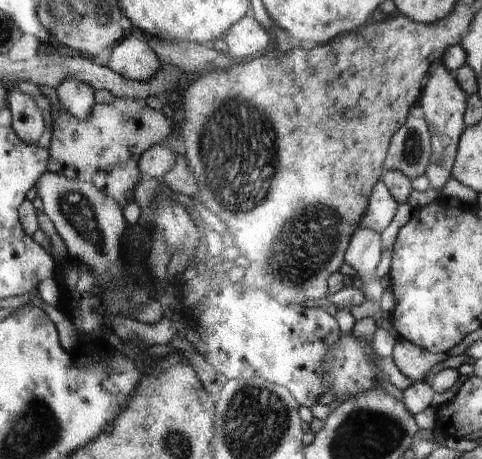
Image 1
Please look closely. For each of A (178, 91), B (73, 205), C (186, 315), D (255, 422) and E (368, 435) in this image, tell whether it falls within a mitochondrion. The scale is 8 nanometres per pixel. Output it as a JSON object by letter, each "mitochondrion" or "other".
{"A":"other","B":"mitochondrion","C":"other","D":"mitochondrion","E":"mitochondrion"}

